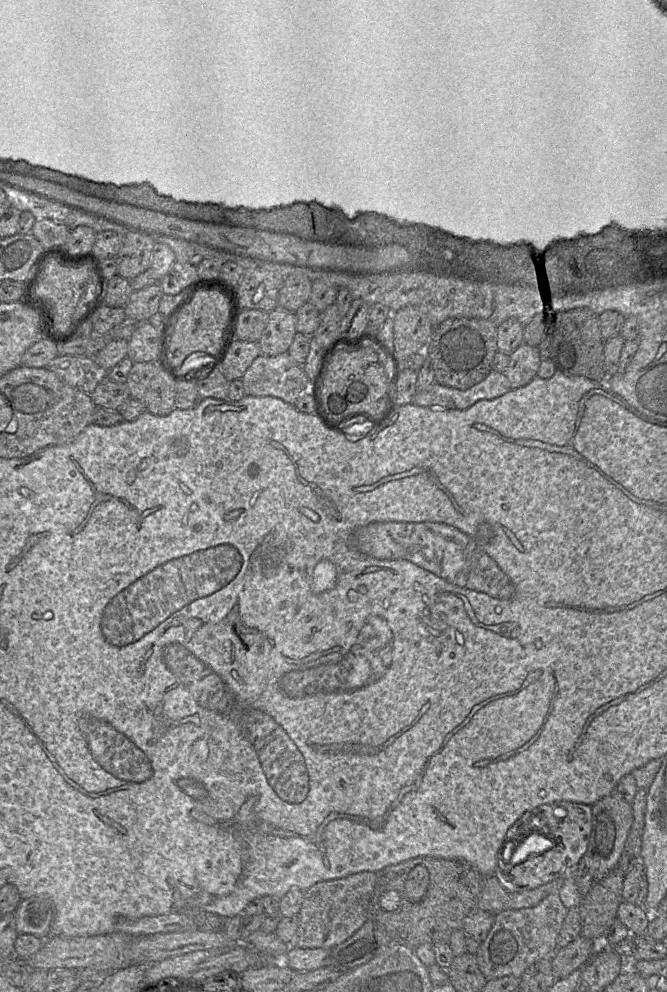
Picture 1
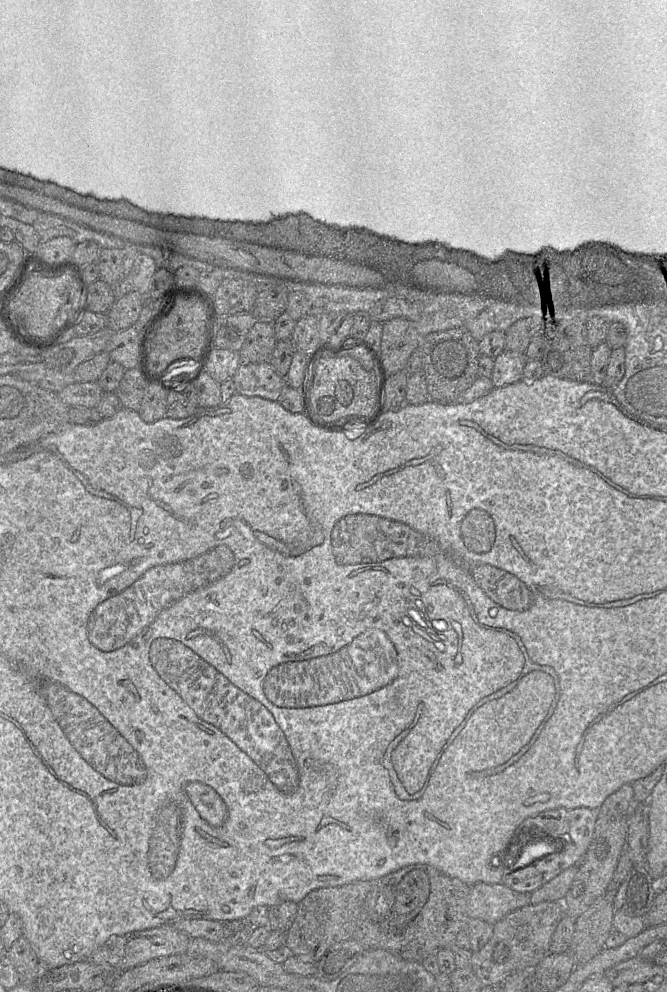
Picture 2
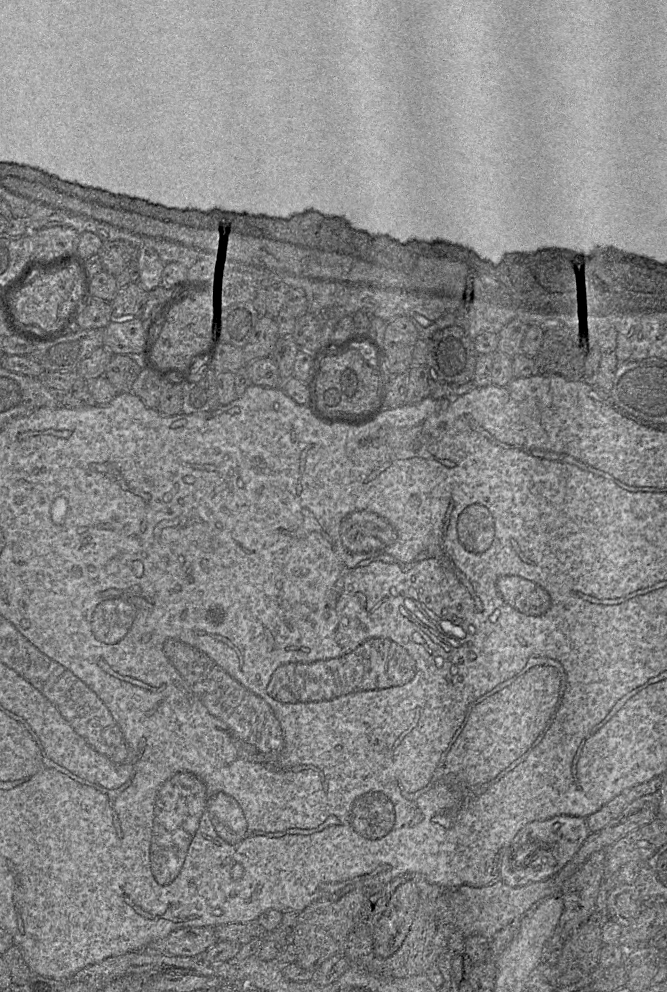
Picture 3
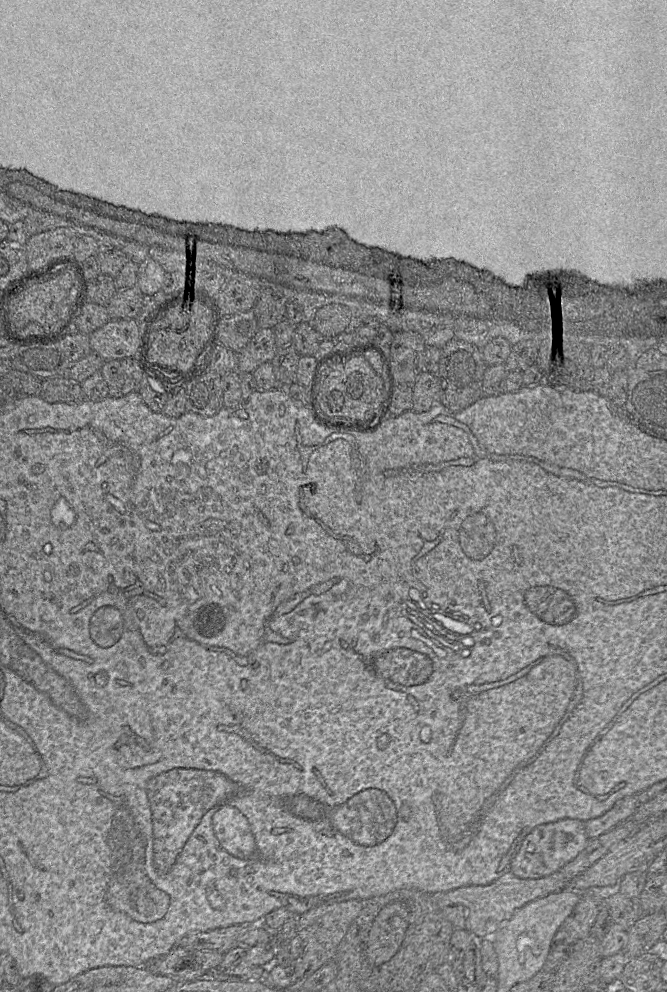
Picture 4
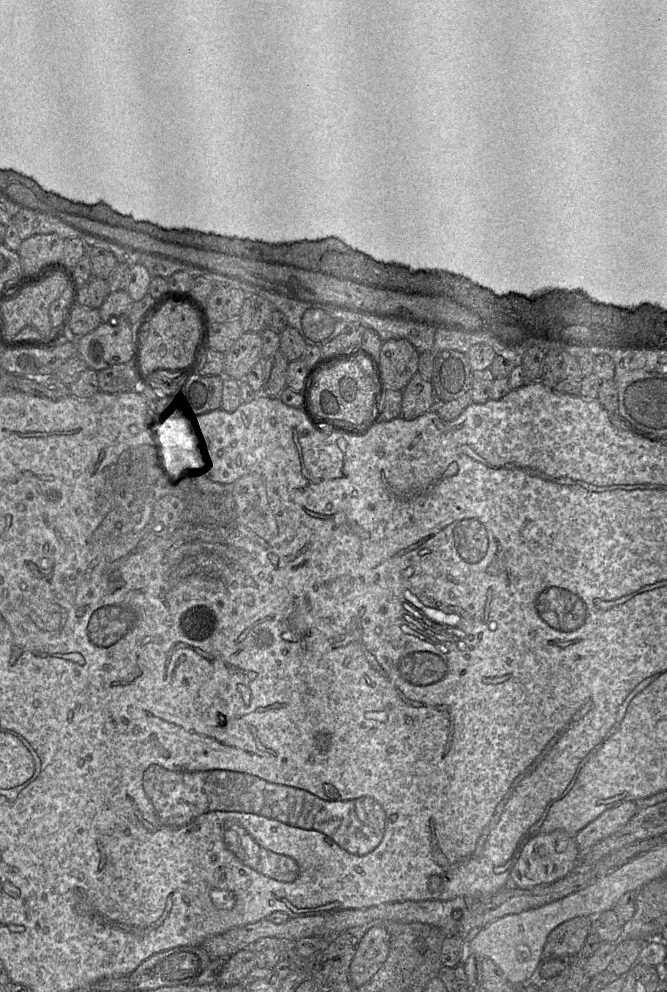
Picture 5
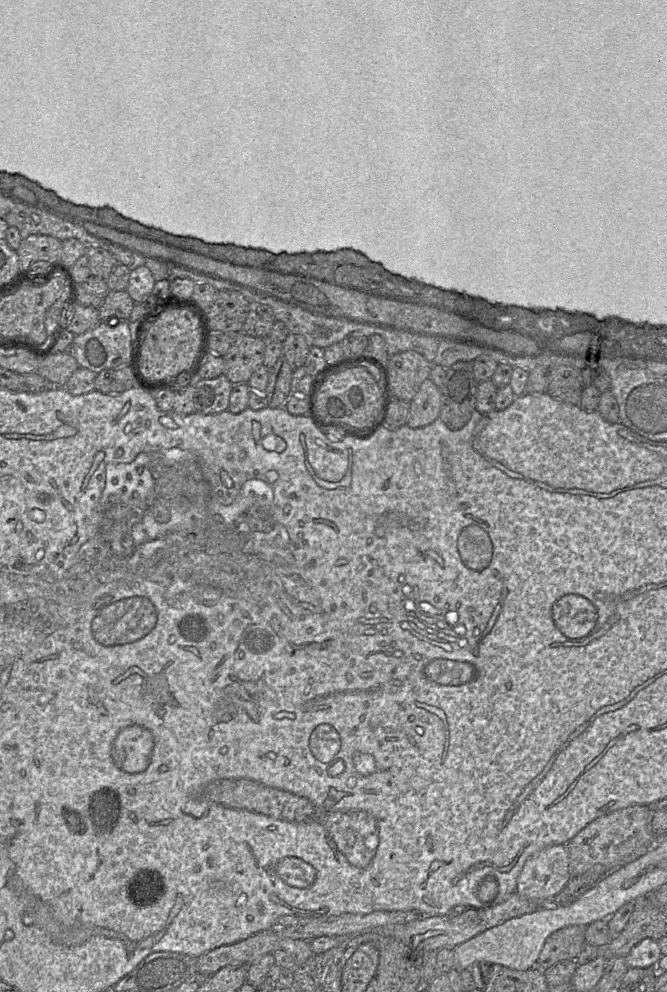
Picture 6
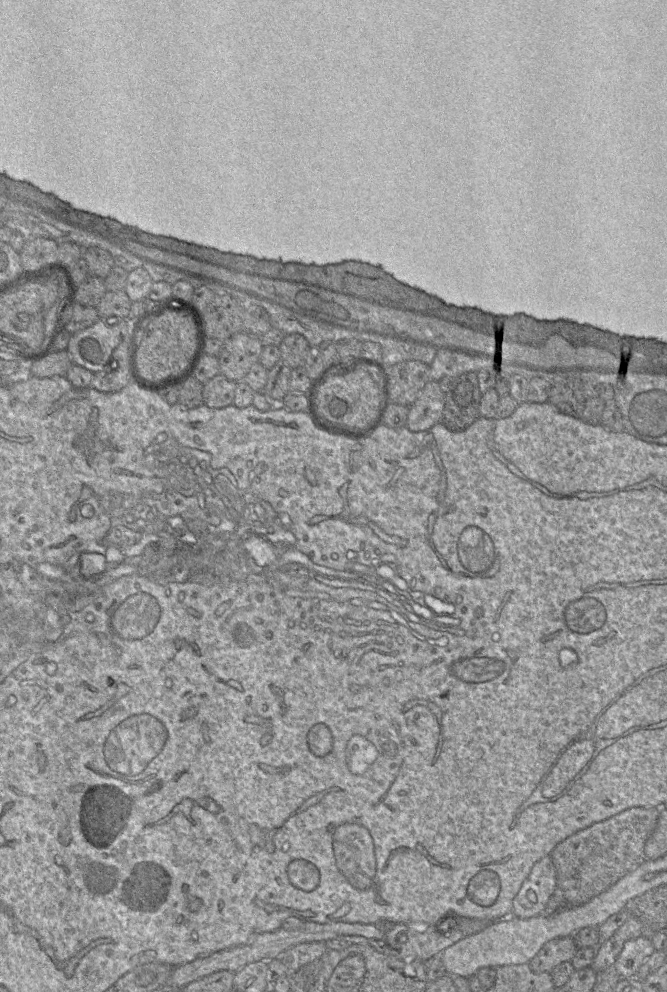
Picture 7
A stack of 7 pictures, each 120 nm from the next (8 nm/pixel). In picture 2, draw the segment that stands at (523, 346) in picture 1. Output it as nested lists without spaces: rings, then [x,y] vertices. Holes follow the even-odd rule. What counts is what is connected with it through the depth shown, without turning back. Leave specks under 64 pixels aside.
[[[504,350],[494,361],[491,376],[494,388],[501,388],[521,381],[527,361],[524,353]]]

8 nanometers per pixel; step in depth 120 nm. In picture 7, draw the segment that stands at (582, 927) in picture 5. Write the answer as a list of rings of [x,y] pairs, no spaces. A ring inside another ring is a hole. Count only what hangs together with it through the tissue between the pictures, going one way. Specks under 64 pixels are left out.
[[[573,936],[555,938],[542,946],[529,965],[536,973],[550,973],[557,965],[571,962],[577,950]]]

